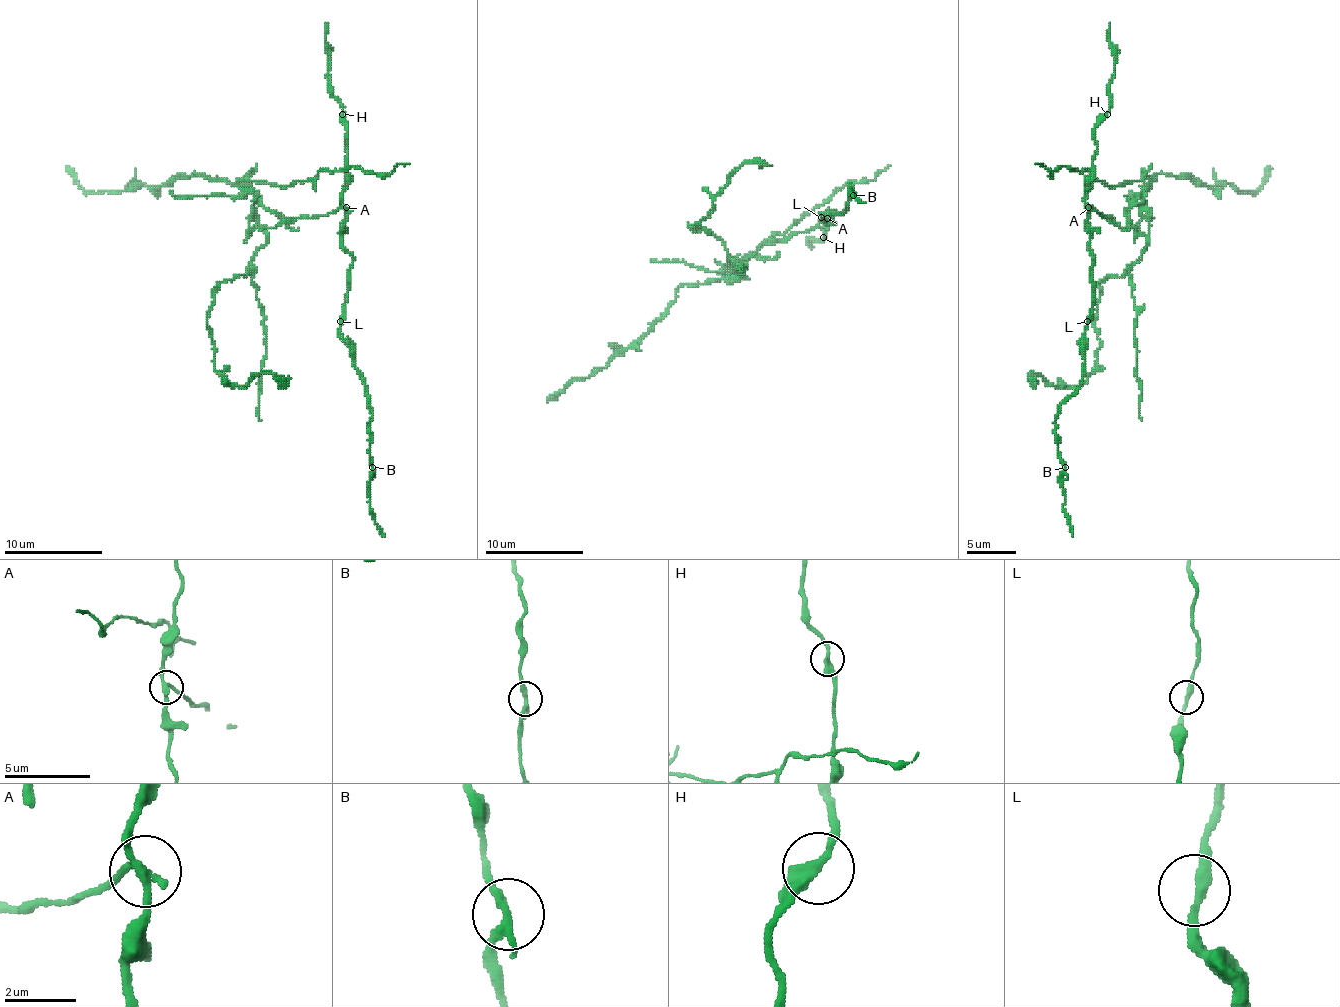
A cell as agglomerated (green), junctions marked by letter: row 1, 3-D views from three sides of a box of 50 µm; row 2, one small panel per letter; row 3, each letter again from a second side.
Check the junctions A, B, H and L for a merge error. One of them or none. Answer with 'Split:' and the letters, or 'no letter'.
Split: A

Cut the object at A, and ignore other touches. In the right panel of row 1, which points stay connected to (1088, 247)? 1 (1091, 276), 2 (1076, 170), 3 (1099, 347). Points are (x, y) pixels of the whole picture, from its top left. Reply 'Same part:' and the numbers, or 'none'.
Same part: 1

